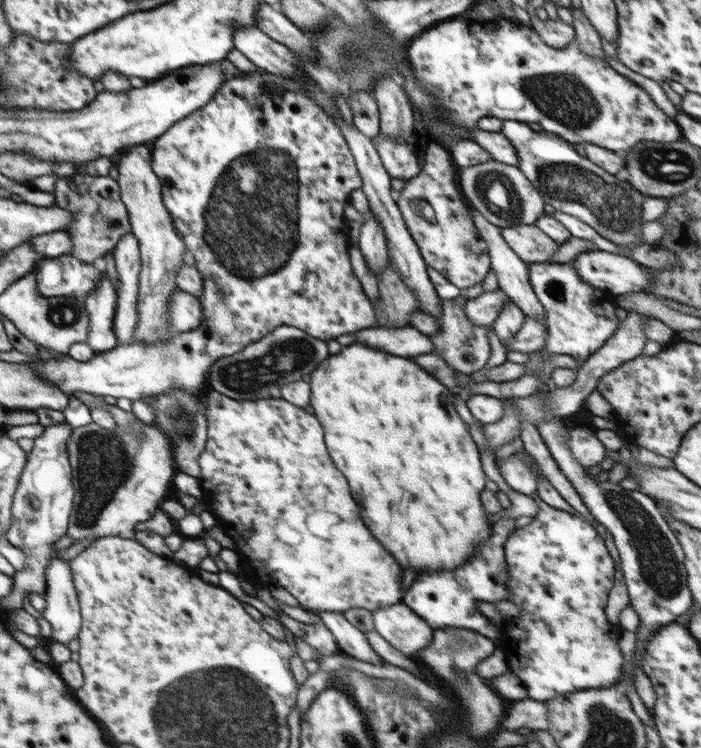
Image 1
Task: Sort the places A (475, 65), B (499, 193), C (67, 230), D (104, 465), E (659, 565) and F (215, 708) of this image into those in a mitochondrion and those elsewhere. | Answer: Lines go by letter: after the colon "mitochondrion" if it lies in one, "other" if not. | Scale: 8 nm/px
A: other
B: mitochondrion
C: other
D: mitochondrion
E: mitochondrion
F: mitochondrion

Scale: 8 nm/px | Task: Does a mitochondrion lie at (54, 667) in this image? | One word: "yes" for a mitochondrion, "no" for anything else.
no

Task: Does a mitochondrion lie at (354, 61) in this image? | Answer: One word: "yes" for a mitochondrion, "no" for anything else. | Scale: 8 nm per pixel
yes

